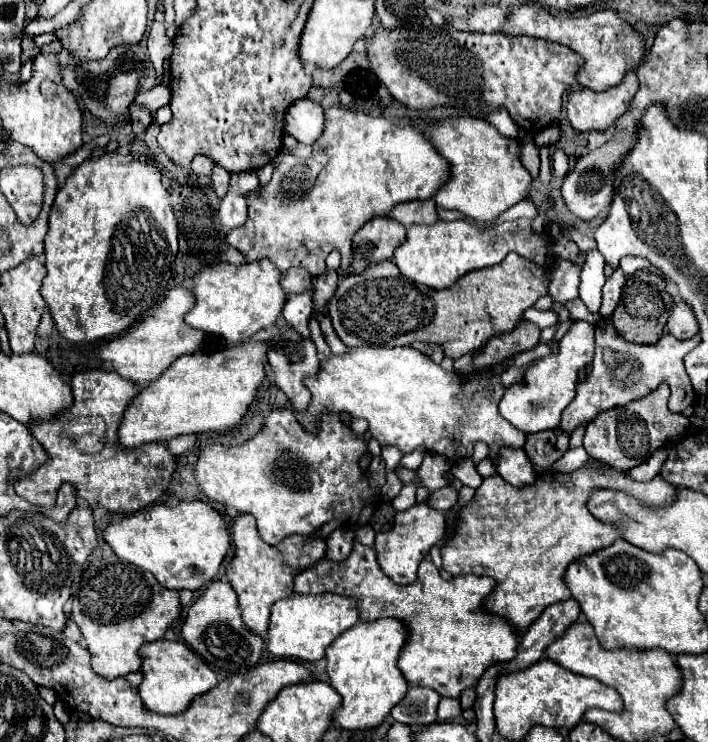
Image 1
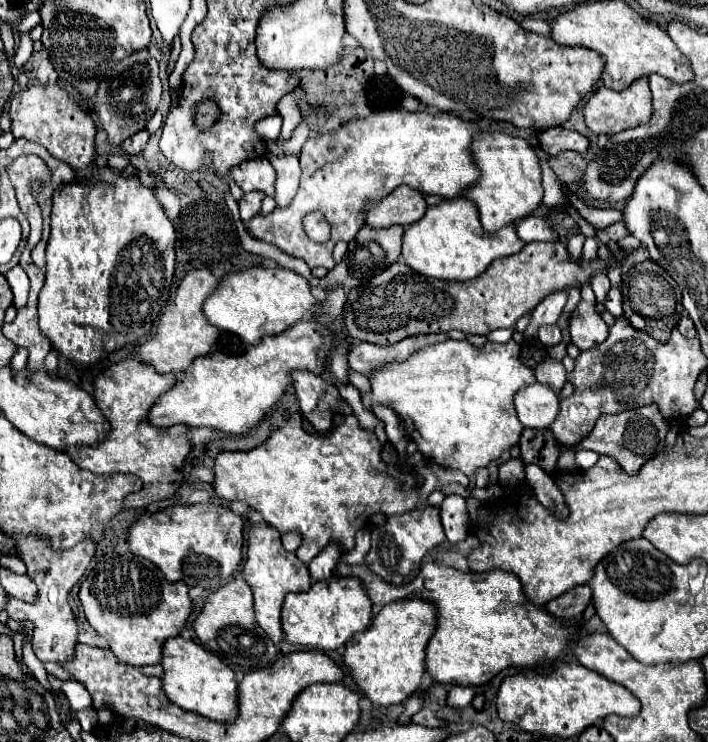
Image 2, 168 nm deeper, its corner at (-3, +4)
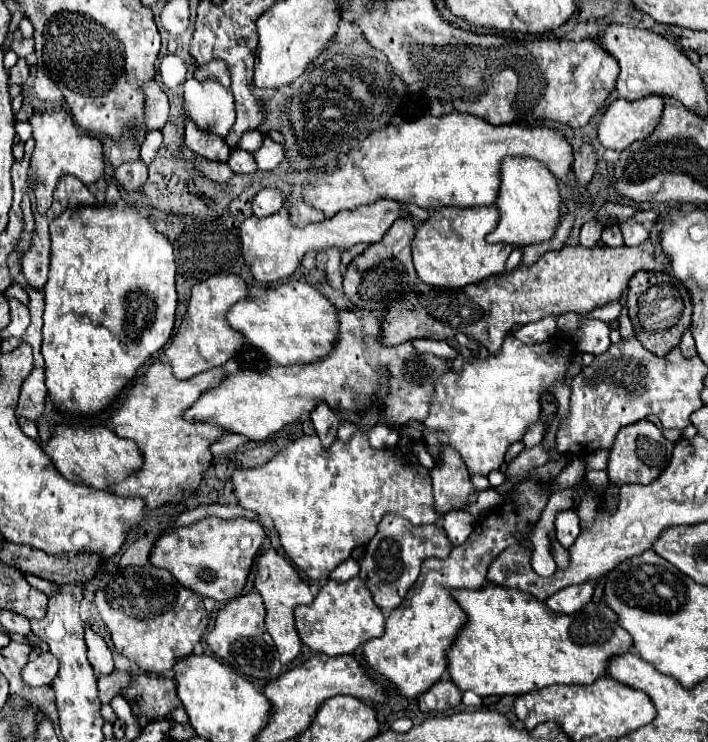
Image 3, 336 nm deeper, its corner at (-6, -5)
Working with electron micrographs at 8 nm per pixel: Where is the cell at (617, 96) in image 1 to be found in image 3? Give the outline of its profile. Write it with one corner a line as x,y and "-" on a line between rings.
656,94
654,96
646,96
642,100
634,100
634,102
616,98
608,106
608,110
602,114
602,118
600,118
600,124
598,124
598,140
600,140
600,144
604,148
624,150
632,142
642,140
642,138
648,138
652,134
652,130
658,126
660,116
662,116
662,110
664,110
664,102

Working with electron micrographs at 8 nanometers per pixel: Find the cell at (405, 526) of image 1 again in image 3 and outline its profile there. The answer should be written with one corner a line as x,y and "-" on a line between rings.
386,514
378,524
376,536
366,546
366,556
360,560
360,578
366,582
380,608
396,608
404,600
406,592
414,586
420,574
420,566
426,558
446,558
452,544
438,524
412,526
406,518

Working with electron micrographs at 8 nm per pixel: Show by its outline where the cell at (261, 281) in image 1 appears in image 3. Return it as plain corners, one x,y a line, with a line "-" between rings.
300,280
266,288
264,298
244,298
236,302
228,310
226,320
252,346
264,352
268,360
278,364
314,362
332,350
334,338
338,336
338,312
332,302
314,286

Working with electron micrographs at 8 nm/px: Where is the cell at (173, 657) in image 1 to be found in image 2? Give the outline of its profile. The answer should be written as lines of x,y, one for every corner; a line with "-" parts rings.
183,637
167,639
163,645
163,691
171,703
179,705
185,711
193,711
205,719
217,723
235,721
239,715
237,705
237,679
229,665
225,665
215,653
197,645
195,641
185,641

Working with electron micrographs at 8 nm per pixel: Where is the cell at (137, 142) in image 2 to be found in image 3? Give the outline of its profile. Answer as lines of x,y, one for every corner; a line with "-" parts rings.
142,158
134,160
134,162
126,162
126,164
120,164
116,168
116,180
118,184
128,190
128,192
136,192
144,186
148,178
148,166
144,164

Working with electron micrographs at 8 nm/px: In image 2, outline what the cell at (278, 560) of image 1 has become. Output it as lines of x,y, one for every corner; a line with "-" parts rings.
255,525
249,531
249,543
247,543
247,559
243,563
243,577
253,589
255,595
255,617
257,623
265,629
269,639
279,645
283,641
283,629
281,629
281,605
285,601
285,595
291,591
307,591
311,587
309,569
303,561
299,561
293,553
287,553
281,545
279,531
271,525

